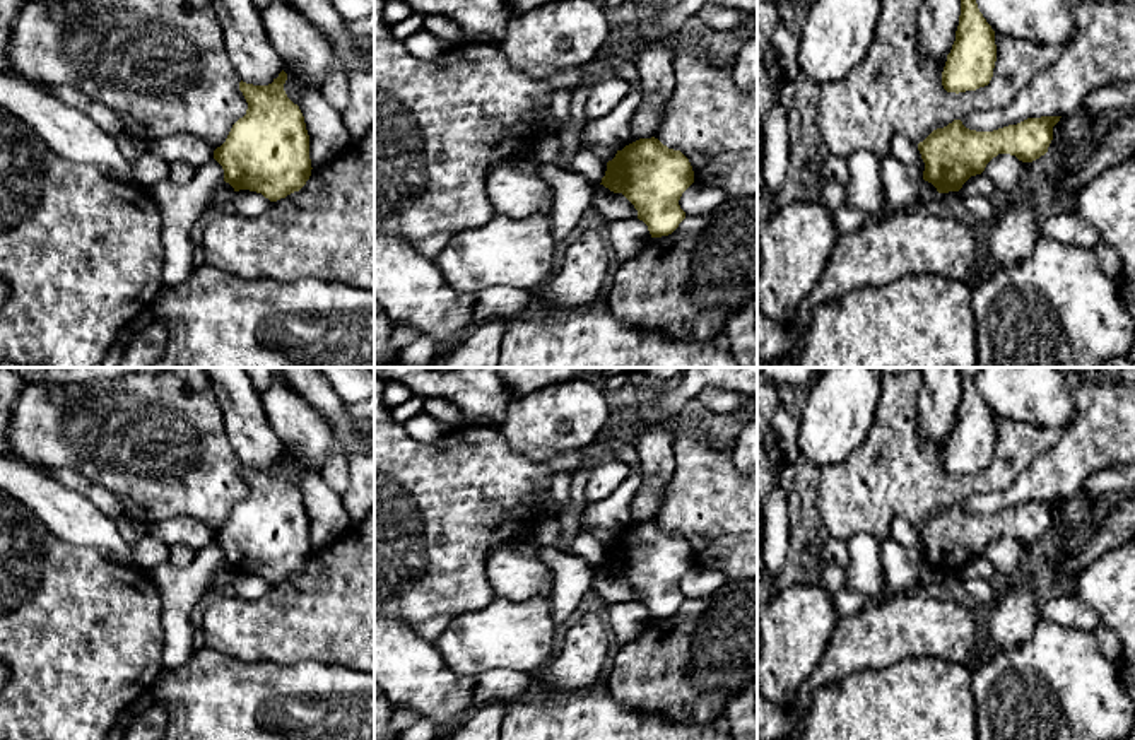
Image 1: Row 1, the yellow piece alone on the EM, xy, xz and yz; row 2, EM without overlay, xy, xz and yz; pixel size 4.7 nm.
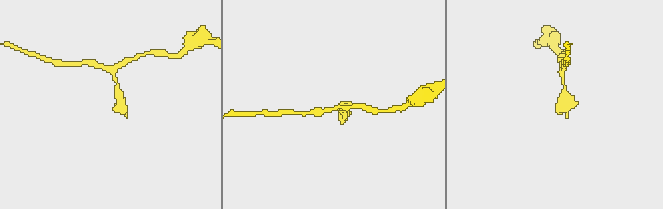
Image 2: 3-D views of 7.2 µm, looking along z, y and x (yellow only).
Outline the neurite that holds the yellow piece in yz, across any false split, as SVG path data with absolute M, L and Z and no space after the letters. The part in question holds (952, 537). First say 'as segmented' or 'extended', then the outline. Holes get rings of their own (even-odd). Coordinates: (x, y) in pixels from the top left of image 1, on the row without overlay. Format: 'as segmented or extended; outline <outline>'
as segmented; outline M1027 501L993 514L969 513L961 502L954 502L918 526L925 545L923 562L938 576L949 576L959 574L971 559L981 557L998 537L1032 545L1048 535L1060 501Z

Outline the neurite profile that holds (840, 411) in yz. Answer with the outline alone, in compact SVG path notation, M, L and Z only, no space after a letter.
M822 367L798 419L798 449L812 467L839 465L862 446L875 419L882 371Z

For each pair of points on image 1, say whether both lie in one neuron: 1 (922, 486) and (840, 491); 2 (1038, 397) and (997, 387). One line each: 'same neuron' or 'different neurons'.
1: same neuron
2: same neuron

